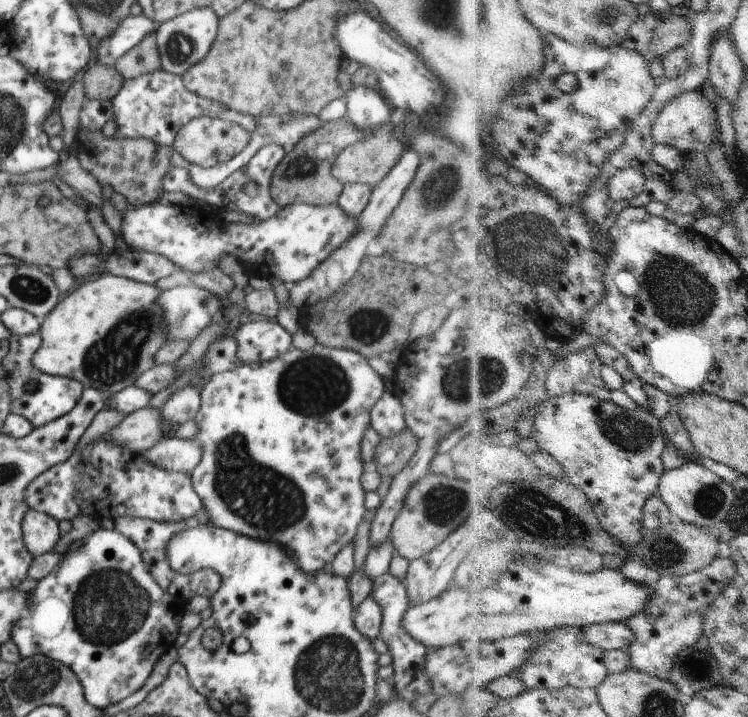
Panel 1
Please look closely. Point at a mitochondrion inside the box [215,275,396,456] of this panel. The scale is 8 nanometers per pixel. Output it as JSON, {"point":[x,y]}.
{"point":[310,386]}

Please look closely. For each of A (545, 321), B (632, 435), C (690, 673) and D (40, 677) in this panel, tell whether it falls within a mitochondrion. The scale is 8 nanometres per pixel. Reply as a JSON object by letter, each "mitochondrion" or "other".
{"A":"other","B":"mitochondrion","C":"mitochondrion","D":"mitochondrion"}

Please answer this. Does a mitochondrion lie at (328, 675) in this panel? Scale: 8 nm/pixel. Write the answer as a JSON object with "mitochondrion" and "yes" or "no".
{"mitochondrion":"yes"}

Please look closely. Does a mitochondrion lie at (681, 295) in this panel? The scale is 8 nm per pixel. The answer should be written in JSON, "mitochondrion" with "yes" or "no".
{"mitochondrion":"yes"}

